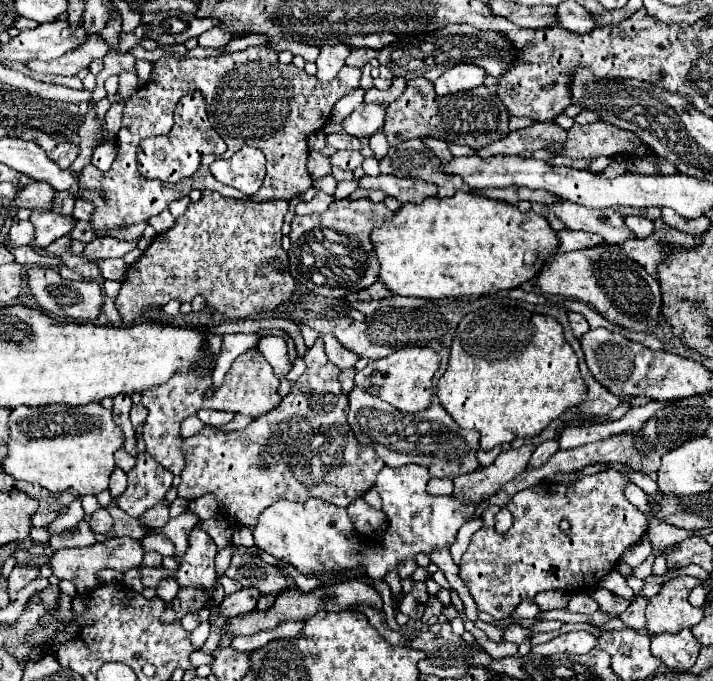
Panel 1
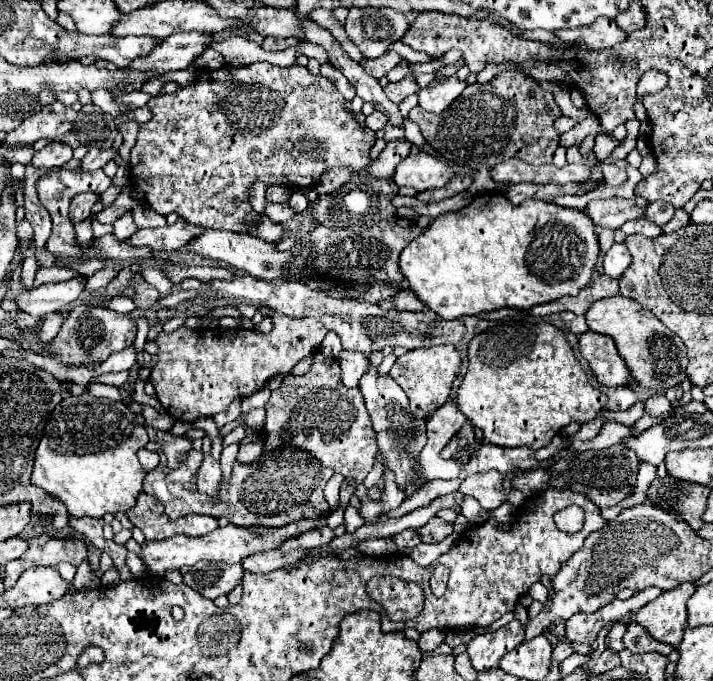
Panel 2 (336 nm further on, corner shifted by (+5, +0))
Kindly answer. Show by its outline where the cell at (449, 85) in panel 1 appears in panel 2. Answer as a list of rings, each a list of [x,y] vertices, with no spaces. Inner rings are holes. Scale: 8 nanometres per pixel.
[[[455,76],[431,82],[423,90],[419,90],[419,94],[417,94],[419,96],[419,106],[427,112],[441,114],[465,90],[465,86],[467,84],[457,80]]]

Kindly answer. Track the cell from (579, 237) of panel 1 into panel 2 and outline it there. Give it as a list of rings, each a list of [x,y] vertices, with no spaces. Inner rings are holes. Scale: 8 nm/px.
[[[613,244],[603,258],[603,270],[613,278],[621,278],[621,274],[627,270],[629,264],[631,264],[631,254],[623,244]]]

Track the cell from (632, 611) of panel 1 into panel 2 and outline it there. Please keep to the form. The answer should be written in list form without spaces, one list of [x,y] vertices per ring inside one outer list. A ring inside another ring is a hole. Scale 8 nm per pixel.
[[[615,622],[607,634],[607,648],[613,652],[621,652],[623,650],[623,632],[627,630],[625,622]]]

